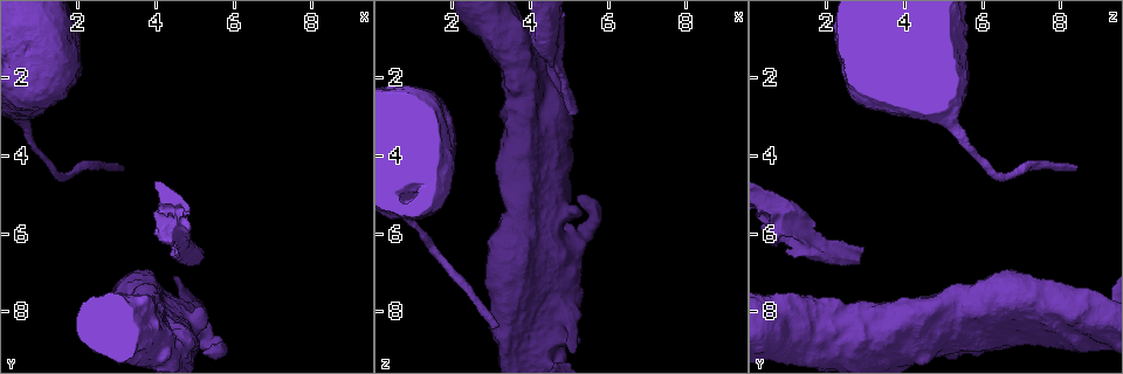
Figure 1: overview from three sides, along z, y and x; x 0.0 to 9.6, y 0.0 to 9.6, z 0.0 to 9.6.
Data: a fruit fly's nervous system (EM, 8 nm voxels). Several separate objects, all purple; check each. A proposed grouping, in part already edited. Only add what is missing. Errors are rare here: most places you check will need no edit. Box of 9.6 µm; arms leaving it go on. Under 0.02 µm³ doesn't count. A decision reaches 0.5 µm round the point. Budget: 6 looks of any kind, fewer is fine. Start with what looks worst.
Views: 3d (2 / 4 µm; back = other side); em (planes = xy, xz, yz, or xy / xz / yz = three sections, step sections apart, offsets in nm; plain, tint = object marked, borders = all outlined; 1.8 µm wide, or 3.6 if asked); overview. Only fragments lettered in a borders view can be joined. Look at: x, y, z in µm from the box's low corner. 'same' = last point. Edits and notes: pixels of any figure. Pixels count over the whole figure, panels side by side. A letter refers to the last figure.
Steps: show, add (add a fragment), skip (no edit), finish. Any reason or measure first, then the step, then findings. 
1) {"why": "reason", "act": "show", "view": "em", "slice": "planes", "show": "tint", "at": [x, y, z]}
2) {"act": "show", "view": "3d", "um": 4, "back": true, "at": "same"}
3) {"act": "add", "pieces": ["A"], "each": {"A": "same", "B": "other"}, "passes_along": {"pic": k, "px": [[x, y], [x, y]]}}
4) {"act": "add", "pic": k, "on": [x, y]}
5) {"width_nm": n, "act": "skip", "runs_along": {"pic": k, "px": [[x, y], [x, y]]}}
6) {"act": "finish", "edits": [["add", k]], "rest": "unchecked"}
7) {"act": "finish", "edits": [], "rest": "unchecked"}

{"why": "an open end", "act": "show", "view": "em", "um": 3.6, "slice": "xy", "step": 8, "show": "borders", "at": [5.20, 6.45, 3.00]}

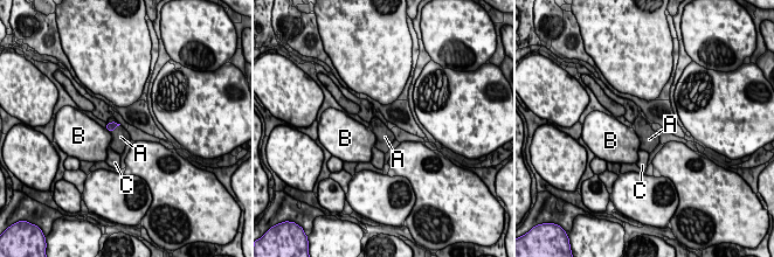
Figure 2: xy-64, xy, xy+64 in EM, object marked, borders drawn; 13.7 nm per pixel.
{"act": "show", "view": "em", "um": 3.6, "slice": "planes", "show": "borders", "at": "same"}

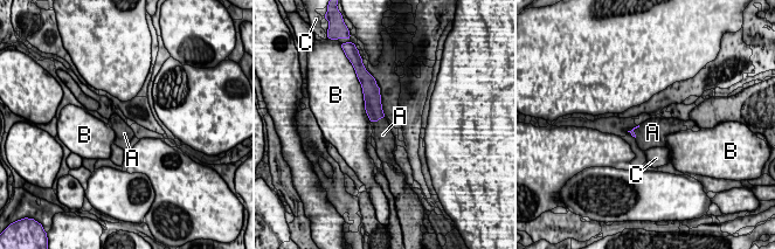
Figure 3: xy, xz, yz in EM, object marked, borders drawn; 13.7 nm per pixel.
{"act": "add", "pic": 3, "on": [650, 133], "each": {"A": "same", "B": "other", "C": "other"}, "passes_along": {"pic": 3, "px": [[631, 131], [632, 131], [650, 133]]}, "found": "the neuron continues"}

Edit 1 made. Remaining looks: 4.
{"act": "show", "view": "em", "slice": "planes", "show": "plain", "at": [4.45, 6.20, 0.90]}

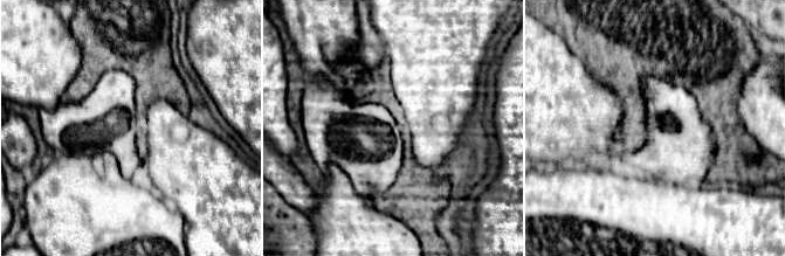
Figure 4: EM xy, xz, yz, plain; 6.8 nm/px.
{"why": "what lies round it", "act": "show", "view": "em", "slice": "planes", "show": "borders", "at": "same"}

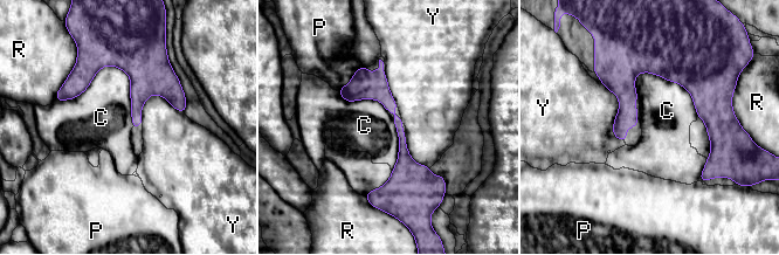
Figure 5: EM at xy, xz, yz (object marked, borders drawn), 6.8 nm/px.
{"longest_contact_nm": ["C", 550], "act": "skip", "each": {"C": "other", "P": "other", "R": "other", "Y": "other"}, "runs_along": {"pic": 5, "px": [[601, 75], [668, 66], [721, 118]]}, "found": "no lettered fragment goes on from it"}

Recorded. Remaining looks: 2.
{"act": "finish", "edits": [["add", 3]], "rest": "unchecked"}

